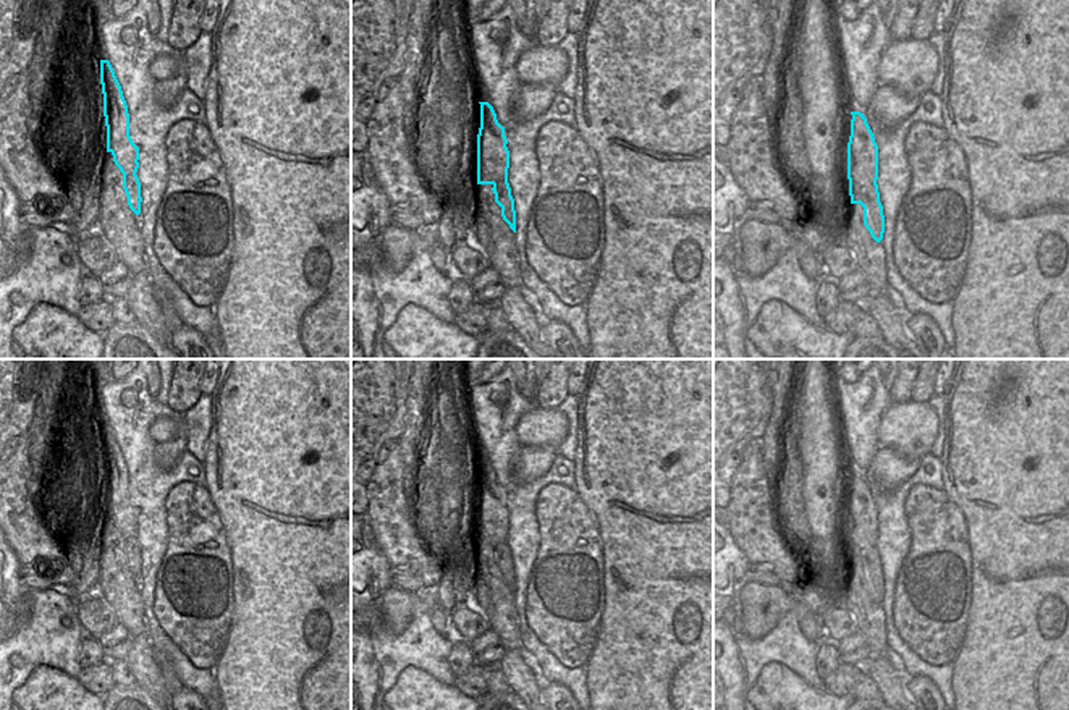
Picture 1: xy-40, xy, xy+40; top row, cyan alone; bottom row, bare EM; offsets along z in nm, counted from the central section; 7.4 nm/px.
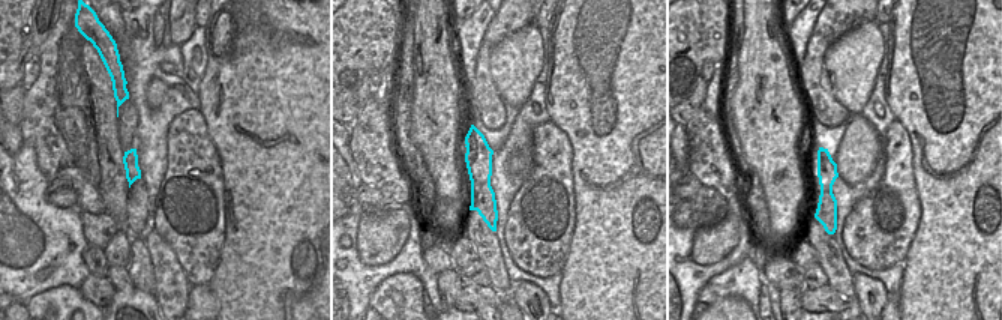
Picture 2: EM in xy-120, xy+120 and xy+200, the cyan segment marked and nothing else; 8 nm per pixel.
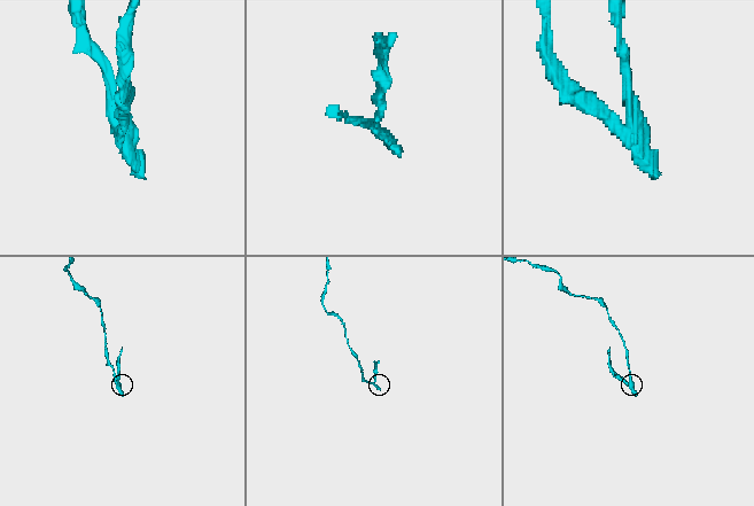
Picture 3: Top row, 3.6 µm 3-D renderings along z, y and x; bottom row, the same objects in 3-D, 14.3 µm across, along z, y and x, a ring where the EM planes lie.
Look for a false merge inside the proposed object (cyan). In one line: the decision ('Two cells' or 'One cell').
Two cells

